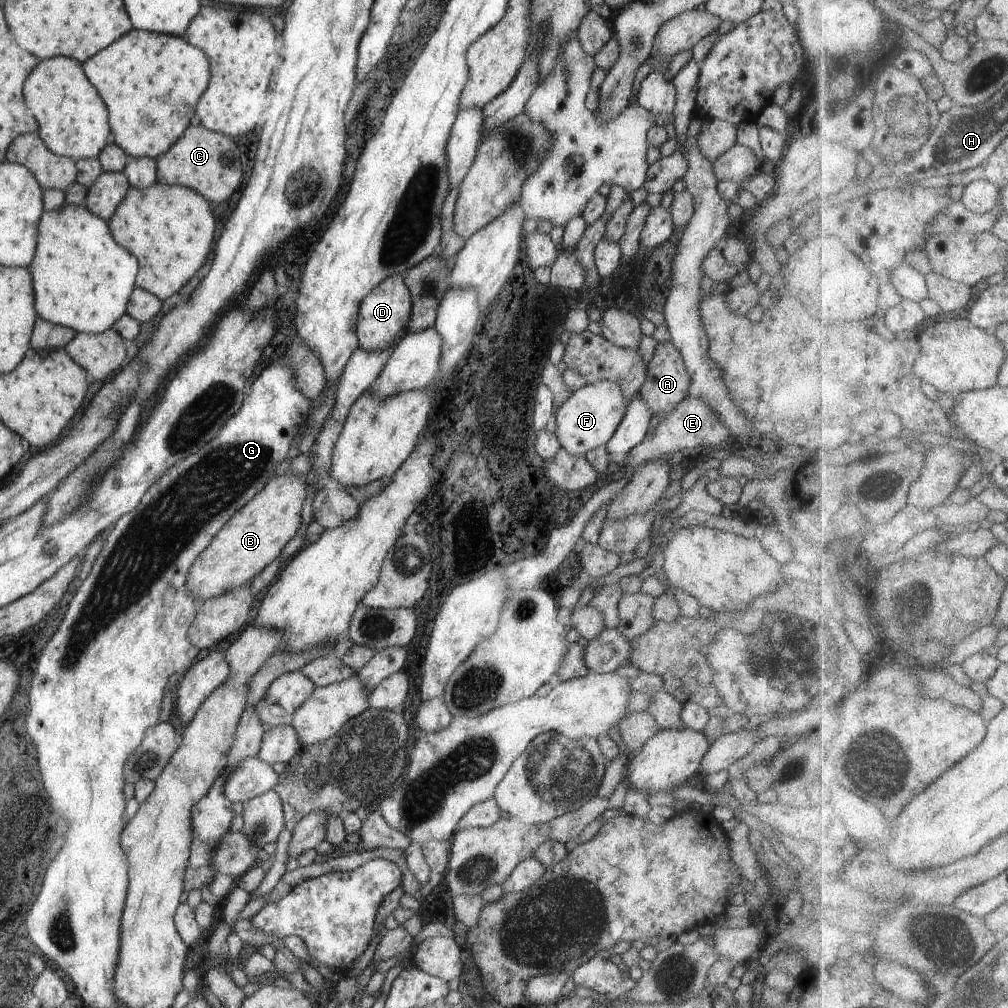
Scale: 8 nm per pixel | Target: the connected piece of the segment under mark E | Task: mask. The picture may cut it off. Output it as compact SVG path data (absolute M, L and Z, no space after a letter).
M686 396L680 406L670 414L670 418L662 418L654 434L648 434L641 444L638 444L632 451L628 452L628 460L623 465L626 474L630 473L650 460L658 457L670 456L675 452L686 448L696 448L697 446L718 446L723 444L730 437L730 430L718 420L718 414L708 408L700 398Z

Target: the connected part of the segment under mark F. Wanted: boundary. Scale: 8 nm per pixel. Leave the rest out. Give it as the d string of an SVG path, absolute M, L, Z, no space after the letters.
M599 381L576 390L558 410L556 410L556 436L567 454L585 456L586 452L605 446L618 429L631 399L624 396L618 382Z

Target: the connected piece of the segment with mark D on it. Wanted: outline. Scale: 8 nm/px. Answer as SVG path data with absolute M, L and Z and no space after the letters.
M402 275L386 278L380 282L362 301L359 308L358 324L356 326L359 348L366 352L380 352L386 348L395 348L402 330L408 330L412 312L412 300Z

